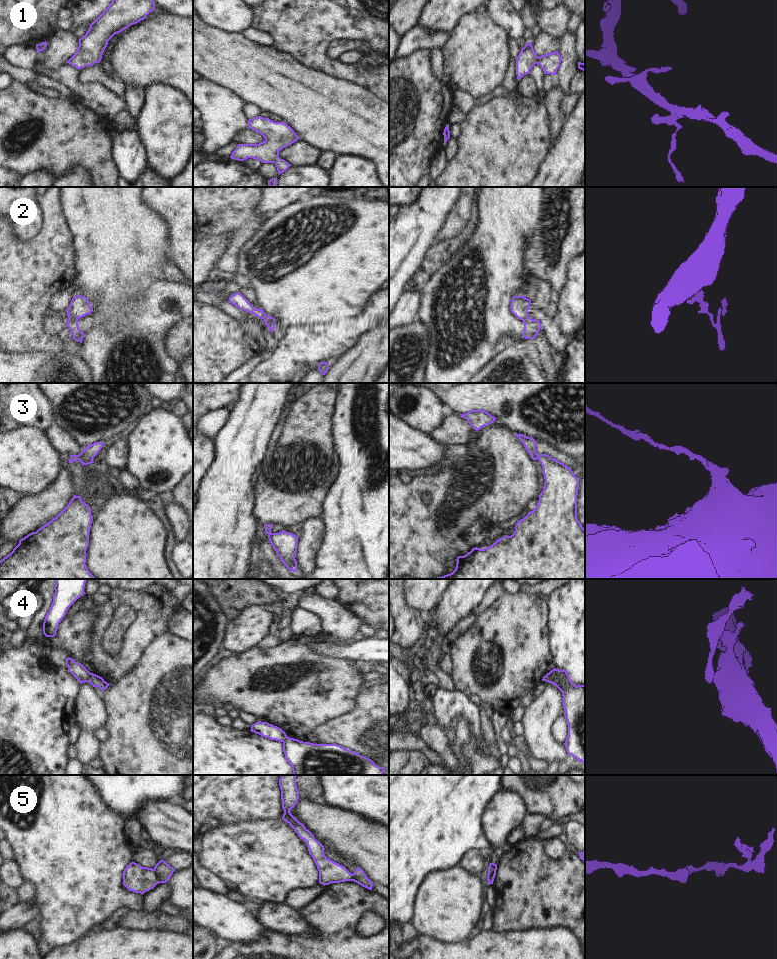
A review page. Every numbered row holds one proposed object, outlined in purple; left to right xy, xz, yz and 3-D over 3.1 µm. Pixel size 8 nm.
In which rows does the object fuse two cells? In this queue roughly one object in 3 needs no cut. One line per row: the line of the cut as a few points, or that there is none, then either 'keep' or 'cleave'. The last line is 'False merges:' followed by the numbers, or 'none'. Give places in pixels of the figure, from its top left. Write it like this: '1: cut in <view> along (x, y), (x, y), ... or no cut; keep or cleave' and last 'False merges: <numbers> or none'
1: no cut; keep
2: cut in xy along (77, 318), (69, 319); cleave
3: no cut; keep
4: cut in xy along (90, 673), (87, 681); cleave
5: cut in xy along (153, 869), (159, 882); cleave
False merges: 2, 4, 5

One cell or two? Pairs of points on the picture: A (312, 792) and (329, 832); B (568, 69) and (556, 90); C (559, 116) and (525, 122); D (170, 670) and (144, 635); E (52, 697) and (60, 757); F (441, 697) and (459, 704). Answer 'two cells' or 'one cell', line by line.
A: two cells
B: two cells
C: two cells
D: two cells
E: one cell
F: one cell

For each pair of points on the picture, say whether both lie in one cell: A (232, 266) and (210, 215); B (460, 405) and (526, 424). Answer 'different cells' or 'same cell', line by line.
A: same cell
B: same cell

